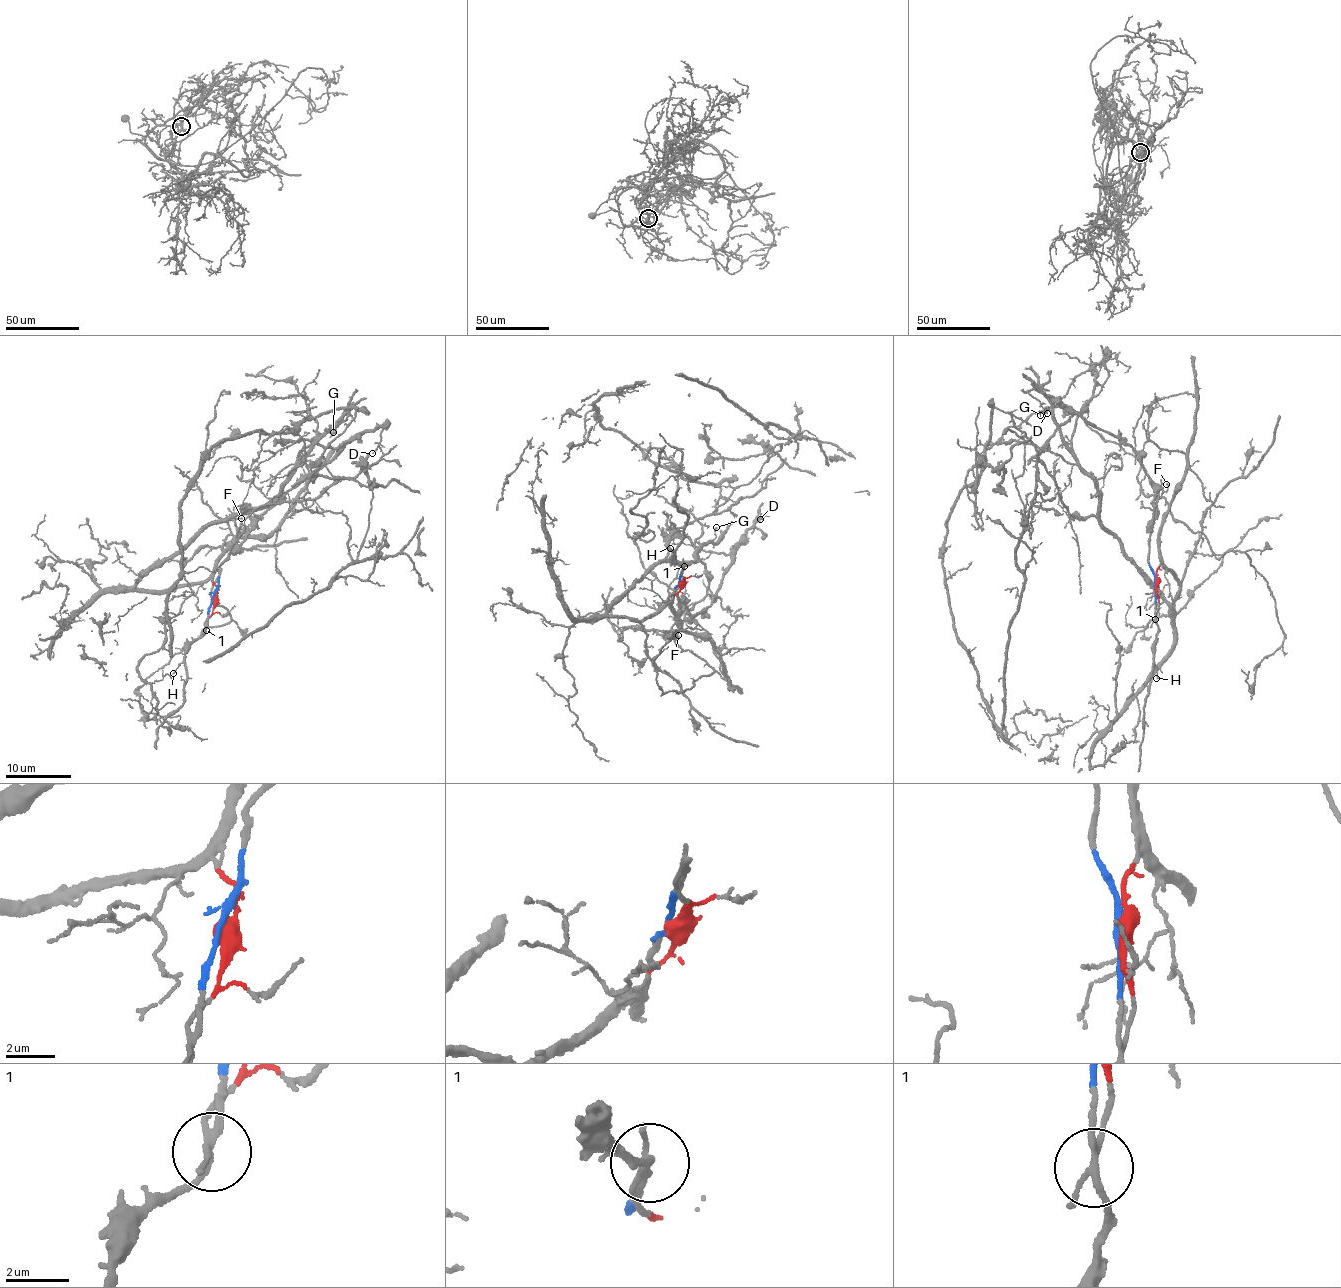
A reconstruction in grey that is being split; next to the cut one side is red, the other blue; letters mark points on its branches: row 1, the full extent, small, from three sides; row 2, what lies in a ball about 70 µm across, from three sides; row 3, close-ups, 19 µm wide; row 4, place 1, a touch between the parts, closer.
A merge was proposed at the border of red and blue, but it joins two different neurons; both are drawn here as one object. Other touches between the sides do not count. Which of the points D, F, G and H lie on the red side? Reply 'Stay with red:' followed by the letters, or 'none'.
Stay with red: G

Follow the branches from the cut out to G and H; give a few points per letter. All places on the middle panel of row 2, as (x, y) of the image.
G: (679, 584), (642, 619), (606, 615), (659, 563), (694, 560), (716, 527)
H: (679, 583), (685, 565), (675, 560), (676, 551), (670, 548)

